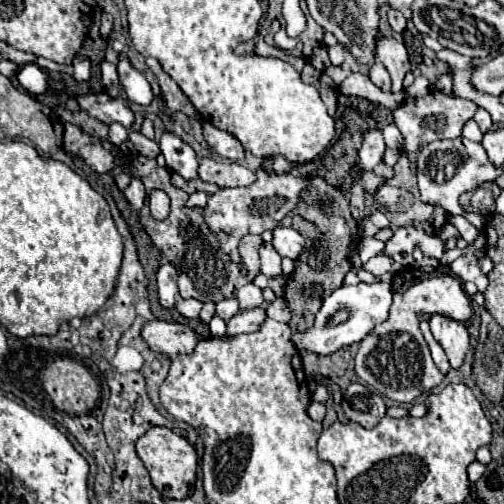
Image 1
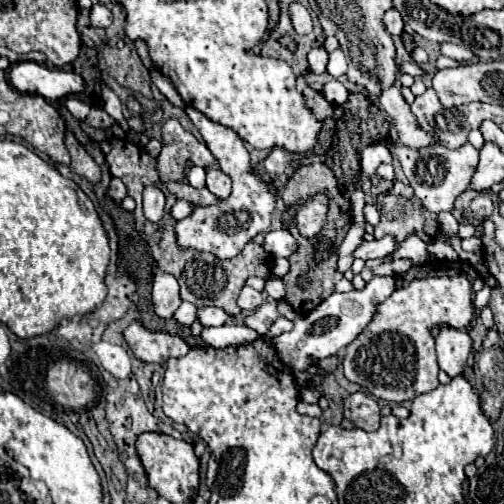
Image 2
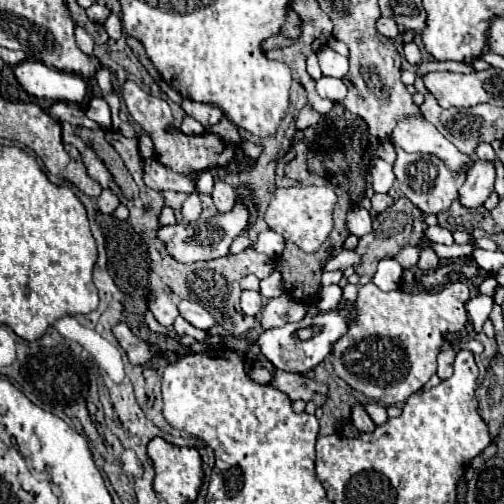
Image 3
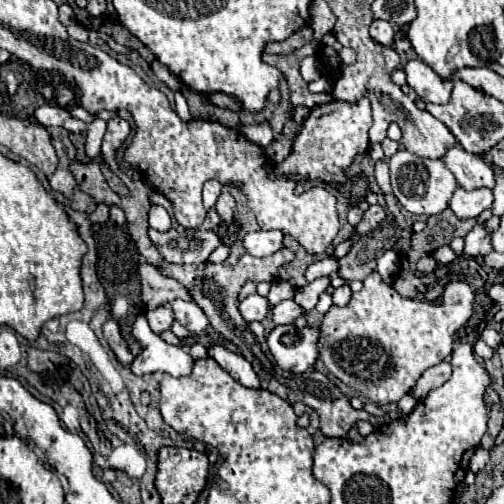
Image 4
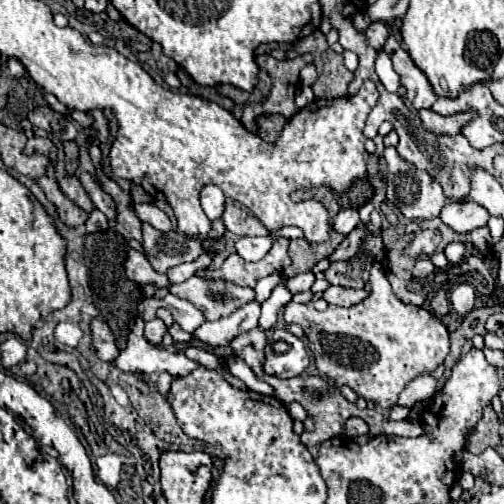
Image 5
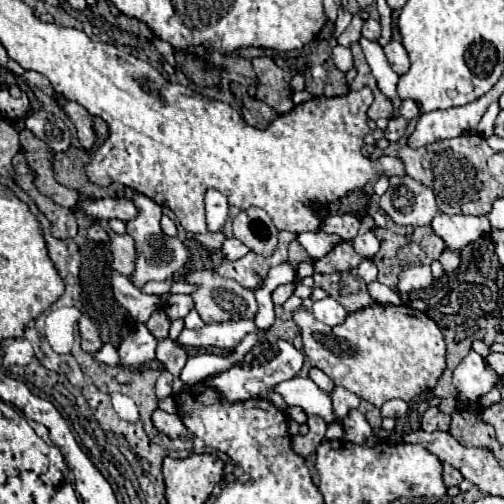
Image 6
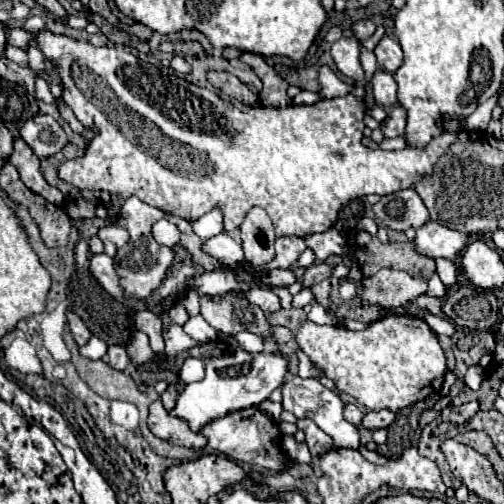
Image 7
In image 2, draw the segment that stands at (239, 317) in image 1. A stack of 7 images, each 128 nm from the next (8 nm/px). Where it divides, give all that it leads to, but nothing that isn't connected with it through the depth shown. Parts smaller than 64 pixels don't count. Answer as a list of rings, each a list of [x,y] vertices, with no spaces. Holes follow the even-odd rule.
[[[266,302],[260,308],[256,308],[252,314],[246,316],[246,326],[250,326],[252,330],[256,330],[260,336],[266,334],[270,330],[270,326],[274,324],[274,320],[280,318],[278,312],[278,302]]]

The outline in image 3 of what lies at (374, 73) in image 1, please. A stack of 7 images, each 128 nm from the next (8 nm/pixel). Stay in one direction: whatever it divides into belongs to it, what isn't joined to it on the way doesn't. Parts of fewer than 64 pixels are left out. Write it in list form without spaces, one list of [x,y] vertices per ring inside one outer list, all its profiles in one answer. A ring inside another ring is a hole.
[[[422,116],[400,120],[392,132],[394,146],[406,152],[426,152],[438,156],[452,172],[464,172],[472,166],[472,158],[460,152],[448,138],[444,138],[436,126],[428,124]]]

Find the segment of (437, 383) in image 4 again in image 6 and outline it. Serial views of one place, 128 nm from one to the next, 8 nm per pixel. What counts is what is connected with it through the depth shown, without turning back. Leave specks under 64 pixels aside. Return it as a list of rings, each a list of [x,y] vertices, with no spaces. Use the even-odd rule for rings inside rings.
[[[388,400],[382,408],[380,408],[380,416],[382,418],[398,418],[404,416],[408,412],[408,404],[404,400]]]

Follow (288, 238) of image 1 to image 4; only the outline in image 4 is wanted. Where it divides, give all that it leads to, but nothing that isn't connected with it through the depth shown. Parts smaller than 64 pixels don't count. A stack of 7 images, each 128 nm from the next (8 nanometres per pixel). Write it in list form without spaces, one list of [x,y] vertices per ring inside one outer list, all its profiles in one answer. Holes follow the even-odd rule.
[[[258,230],[258,232],[246,234],[242,238],[242,244],[250,256],[266,258],[282,248],[282,238],[284,238],[284,234],[280,230],[268,230],[268,232]]]

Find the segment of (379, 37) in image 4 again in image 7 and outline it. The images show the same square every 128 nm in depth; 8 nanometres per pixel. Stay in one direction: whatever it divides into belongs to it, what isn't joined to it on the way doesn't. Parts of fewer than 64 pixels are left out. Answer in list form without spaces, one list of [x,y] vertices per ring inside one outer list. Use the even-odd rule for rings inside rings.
[[[358,20],[358,22],[354,22],[354,24],[350,26],[350,30],[352,30],[352,34],[354,34],[358,40],[366,40],[366,38],[370,38],[370,36],[374,34],[376,26],[374,26],[372,20]]]

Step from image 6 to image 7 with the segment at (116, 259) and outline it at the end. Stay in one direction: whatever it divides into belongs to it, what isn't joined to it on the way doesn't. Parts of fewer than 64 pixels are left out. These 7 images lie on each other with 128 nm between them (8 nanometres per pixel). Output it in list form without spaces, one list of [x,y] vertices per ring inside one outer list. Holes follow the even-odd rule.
[[[110,224],[110,226],[102,226],[96,234],[102,242],[104,242],[104,252],[108,256],[114,256],[116,250],[128,242],[128,232],[124,232],[124,228],[120,228],[118,224]]]

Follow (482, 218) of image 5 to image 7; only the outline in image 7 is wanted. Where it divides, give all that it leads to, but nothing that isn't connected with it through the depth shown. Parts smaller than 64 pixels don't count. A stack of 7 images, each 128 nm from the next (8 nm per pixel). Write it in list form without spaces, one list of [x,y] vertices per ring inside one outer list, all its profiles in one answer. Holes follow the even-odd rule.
[[[426,222],[422,228],[416,230],[414,248],[416,252],[434,260],[436,258],[454,260],[458,252],[468,244],[468,240],[470,236],[466,232],[456,232],[436,222]]]

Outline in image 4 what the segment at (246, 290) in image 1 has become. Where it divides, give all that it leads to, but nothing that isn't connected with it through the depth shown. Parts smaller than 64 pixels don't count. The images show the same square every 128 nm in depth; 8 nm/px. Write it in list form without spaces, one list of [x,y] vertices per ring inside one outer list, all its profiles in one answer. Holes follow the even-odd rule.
[[[252,294],[240,302],[238,310],[246,322],[262,322],[268,314],[268,300],[260,294]]]

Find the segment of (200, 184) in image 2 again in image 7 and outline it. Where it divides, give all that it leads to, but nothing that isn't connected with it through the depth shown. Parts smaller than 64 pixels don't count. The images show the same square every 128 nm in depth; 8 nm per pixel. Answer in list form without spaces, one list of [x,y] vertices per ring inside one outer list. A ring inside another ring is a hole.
[[[214,208],[212,212],[204,214],[202,218],[194,220],[192,222],[192,228],[194,228],[194,234],[200,236],[202,240],[208,240],[220,232],[224,232],[224,226],[222,226],[222,212],[218,208]]]

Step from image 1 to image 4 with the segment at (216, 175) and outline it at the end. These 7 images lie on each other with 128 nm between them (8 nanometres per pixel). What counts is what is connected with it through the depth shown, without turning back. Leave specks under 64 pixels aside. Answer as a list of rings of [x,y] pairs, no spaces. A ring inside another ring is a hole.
[[[224,188],[218,202],[216,202],[216,212],[220,214],[220,218],[226,222],[226,224],[232,224],[234,222],[234,216],[236,216],[236,202],[232,198],[232,194]]]

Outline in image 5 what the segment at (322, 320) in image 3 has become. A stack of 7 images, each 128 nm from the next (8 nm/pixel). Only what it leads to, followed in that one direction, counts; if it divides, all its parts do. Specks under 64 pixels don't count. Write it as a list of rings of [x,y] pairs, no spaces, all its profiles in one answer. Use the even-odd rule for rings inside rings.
[[[276,330],[274,336],[276,336],[276,342],[282,340],[290,348],[284,354],[276,354],[274,348],[272,348],[274,340],[268,340],[266,348],[264,348],[266,356],[264,356],[264,362],[262,362],[264,374],[278,376],[278,378],[300,376],[306,370],[306,366],[310,364],[310,356],[308,356],[306,344],[300,338],[296,338],[292,332],[288,332],[288,330]]]

